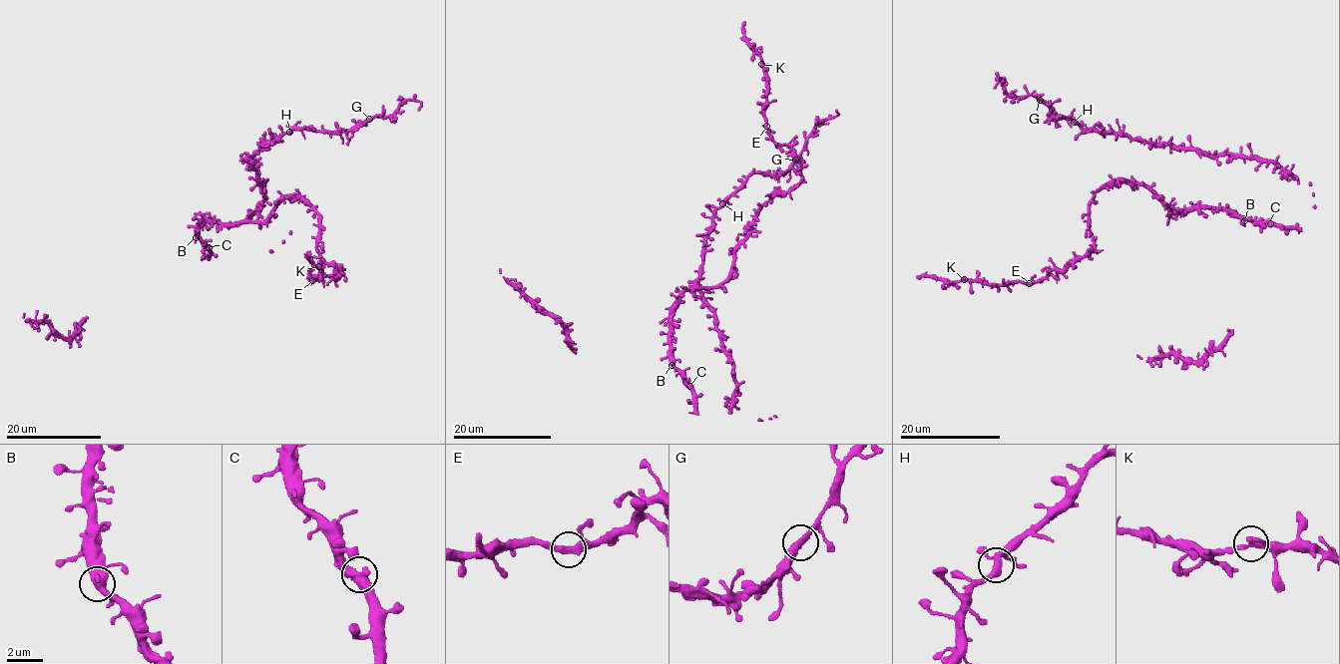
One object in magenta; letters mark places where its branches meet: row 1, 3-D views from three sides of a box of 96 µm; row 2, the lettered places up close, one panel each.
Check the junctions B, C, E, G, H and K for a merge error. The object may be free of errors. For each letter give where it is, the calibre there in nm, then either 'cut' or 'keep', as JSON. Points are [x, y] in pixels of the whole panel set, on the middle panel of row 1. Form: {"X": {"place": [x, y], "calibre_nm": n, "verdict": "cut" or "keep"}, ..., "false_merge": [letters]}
{"B": {"place": [671, 365], "calibre_nm": 400, "verdict": "keep"}, "C": {"place": [689, 386], "calibre_nm": 550, "verdict": "keep"}, "E": {"place": [766, 126], "calibre_nm": 320, "verdict": "keep"}, "G": {"place": [795, 160], "calibre_nm": 400, "verdict": "keep"}, "H": {"place": [722, 203], "calibre_nm": 320, "verdict": "keep"}, "K": {"place": [761, 64], "calibre_nm": 400, "verdict": "keep"}, "false_merge": []}

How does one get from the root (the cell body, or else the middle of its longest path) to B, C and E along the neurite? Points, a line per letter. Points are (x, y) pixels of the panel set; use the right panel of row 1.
B: (1170, 206), (1168, 210), (1170, 215), (1194, 208), (1234, 209), (1244, 220)
C: (1170, 206), (1168, 210), (1170, 215), (1194, 208), (1234, 209), (1238, 215), (1270, 224)
E: (1170, 206), (1143, 185), (1106, 182), (1089, 208), (1095, 247), (1063, 270), (1029, 283)

